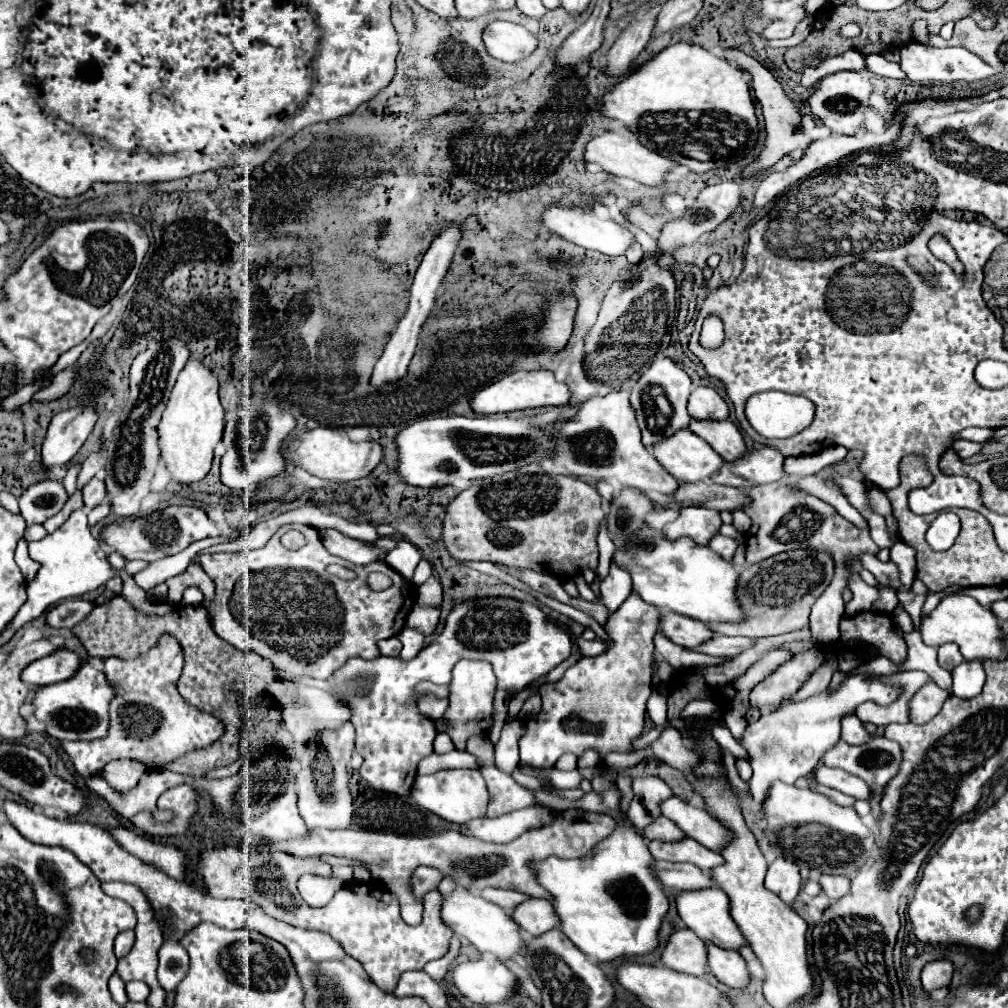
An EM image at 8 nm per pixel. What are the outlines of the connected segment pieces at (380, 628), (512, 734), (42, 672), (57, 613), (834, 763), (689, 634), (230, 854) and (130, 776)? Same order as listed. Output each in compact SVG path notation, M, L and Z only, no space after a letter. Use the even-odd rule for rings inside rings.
M298 523L280 527L260 549L200 557L202 569L216 585L216 595L208 603L208 613L214 633L224 639L224 671L242 663L240 675L249 679L250 671L264 671L268 665L274 665L278 671L290 675L290 679L286 679L290 685L298 687L302 677L328 679L352 657L376 659L380 655L376 643L380 639L390 639L404 629L412 609L410 605L416 599L414 587L380 561L364 567L348 565L348 569L358 575L354 581L340 581L328 575L326 567L330 563L334 563L334 555L324 549L318 531ZM290 529L300 529L306 537L306 545L298 551L288 551L280 543L280 537ZM372 571L386 573L392 579L392 587L380 593L370 591L366 577ZM322 591L328 595L320 595ZM336 601L340 607L334 607Z
M512 721L502 727L500 741L494 747L494 761L496 767L500 767L504 773L512 773L516 765L520 763L518 759L518 739L524 733L522 721Z
M56 649L54 655L48 655L44 659L32 661L22 671L22 679L28 683L28 687L38 685L52 685L64 679L70 679L80 665L80 657L70 649Z
M70 599L70 601L62 601L56 607L52 607L48 611L48 623L52 627L66 627L72 629L76 623L80 623L82 619L86 619L92 611L92 603L84 601L84 599Z
M872 737L866 745L860 745L860 747L852 747L852 745L846 745L844 741L840 741L836 747L832 747L822 757L822 761L828 767L838 767L838 769L848 771L850 775L858 775L860 779L864 779L864 783L868 783L868 787L872 787L872 795L868 799L868 803L872 807L872 815L880 817L880 799L884 793L884 787L892 779L892 775L898 773L898 767L900 767L900 745L898 743L894 743L886 737Z
M660 611L658 631L664 637L668 637L672 643L682 645L682 647L694 647L694 645L714 637L714 633L706 627L706 623L688 619L686 615L678 615L672 611Z
M261 840L250 847L256 852L251 852L252 863L248 863L248 867L244 867L244 847L242 845L223 844L215 846L209 842L206 851L202 851L199 855L199 861L196 865L196 873L202 879L202 887L206 889L208 895L212 895L214 899L252 899L258 907L262 907L268 915L272 915L274 919L280 919L288 925L294 927L304 927L304 929L316 929L316 931L324 931L328 935L332 935L350 957L354 957L356 961L362 963L364 971L370 975L370 979L386 993L392 993L398 977L408 971L408 969L422 969L428 961L440 959L448 953L450 949L450 939L452 939L452 931L442 923L440 919L440 893L438 891L430 891L424 897L424 919L420 925L408 925L404 923L404 919L400 917L400 907L396 897L386 891L386 887L382 887L382 883L370 881L370 883L356 883L356 885L348 885L346 889L342 889L338 895L334 895L334 899L320 909L310 907L308 903L304 903L304 899L298 893L298 879L304 873L314 873L314 875L328 875L332 871L332 867L328 867L328 863L324 863L318 857L290 857L283 852L267 848L267 840Z
M118 759L111 761L104 767L102 775L108 783L118 792L124 793L133 789L139 782L142 772L142 763Z

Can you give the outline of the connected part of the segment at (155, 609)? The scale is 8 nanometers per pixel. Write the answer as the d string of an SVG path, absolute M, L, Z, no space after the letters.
M124 575L122 581L124 581L122 595L132 603L134 609L138 609L142 613L148 613L148 615L164 615L164 613L168 613L172 609L172 603L158 603L158 605L156 603L150 603L146 599L146 593L136 585L134 579L130 579L130 577Z

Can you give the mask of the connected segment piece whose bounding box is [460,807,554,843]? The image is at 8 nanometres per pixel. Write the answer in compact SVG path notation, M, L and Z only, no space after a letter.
M529 807L496 817L496 819L476 817L476 819L470 819L468 823L460 825L460 833L474 835L482 841L508 843L528 829L548 823L552 819L552 815L554 813L548 807Z

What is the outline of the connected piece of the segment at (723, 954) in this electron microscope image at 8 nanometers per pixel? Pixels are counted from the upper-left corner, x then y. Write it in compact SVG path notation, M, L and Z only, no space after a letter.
M708 943L708 967L712 975L728 985L728 987L746 987L750 981L746 961L740 957L738 951L716 947L714 943Z

